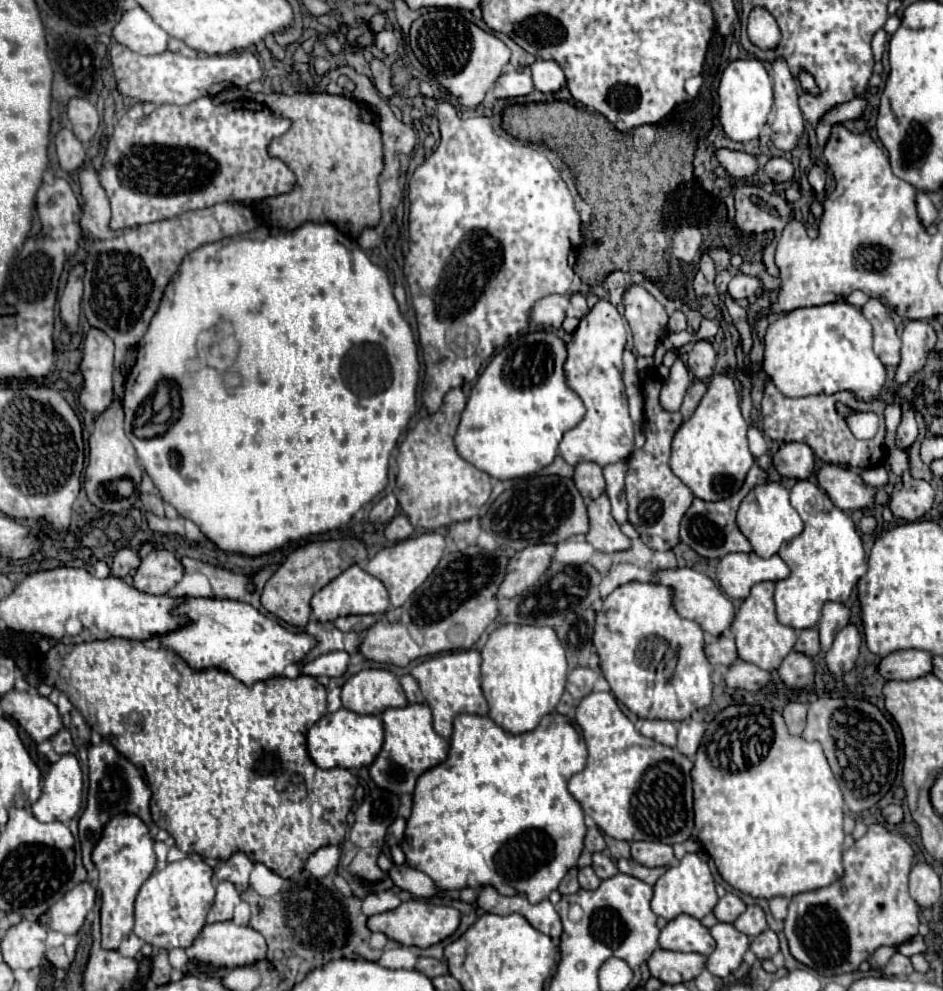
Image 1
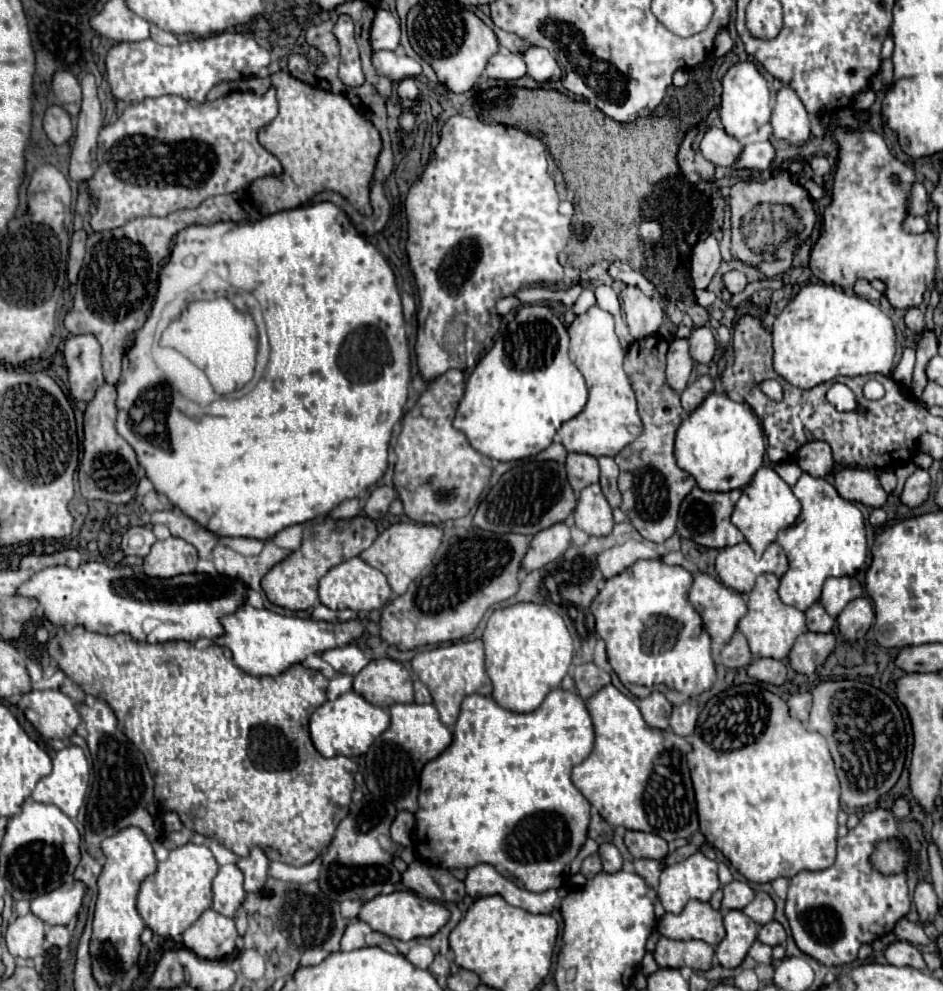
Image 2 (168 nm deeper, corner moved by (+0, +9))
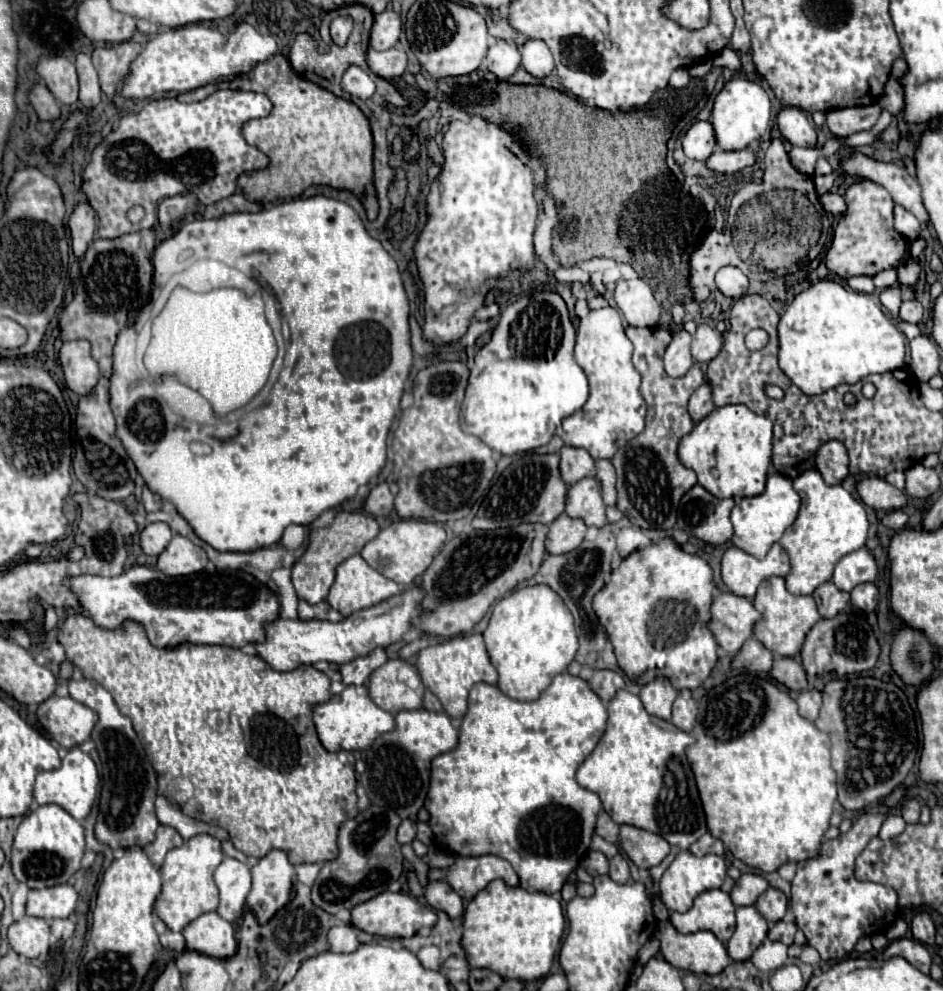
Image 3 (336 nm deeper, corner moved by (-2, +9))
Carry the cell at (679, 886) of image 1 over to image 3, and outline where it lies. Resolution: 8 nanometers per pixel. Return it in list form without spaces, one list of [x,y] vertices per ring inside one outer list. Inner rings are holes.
[[[680,851],[660,879],[660,899],[670,911],[684,913],[692,907],[696,895],[700,895],[706,889],[714,889],[714,887],[718,889],[724,883],[724,879],[726,879],[726,861],[722,857],[718,855],[696,857],[690,851]]]

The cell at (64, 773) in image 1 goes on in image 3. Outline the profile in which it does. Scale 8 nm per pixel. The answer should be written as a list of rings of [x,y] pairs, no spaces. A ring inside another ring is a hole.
[[[74,747],[68,751],[68,755],[62,759],[62,767],[54,769],[54,771],[42,771],[36,777],[36,785],[34,785],[34,799],[38,805],[60,805],[62,809],[66,809],[74,819],[82,821],[86,819],[86,815],[90,813],[96,793],[98,793],[98,769],[96,763],[92,761],[90,755],[82,753],[80,747]]]

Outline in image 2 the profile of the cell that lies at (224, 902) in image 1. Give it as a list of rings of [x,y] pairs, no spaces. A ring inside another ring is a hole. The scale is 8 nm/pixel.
[[[224,865],[218,869],[218,875],[212,883],[214,891],[214,903],[212,909],[232,917],[236,907],[244,901],[246,891],[242,889],[242,871],[236,865]]]

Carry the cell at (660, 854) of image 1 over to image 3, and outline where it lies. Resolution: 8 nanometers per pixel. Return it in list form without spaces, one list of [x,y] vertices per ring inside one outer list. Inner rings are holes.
[[[620,825],[620,845],[638,869],[650,869],[670,853],[670,845],[660,835],[632,825]]]

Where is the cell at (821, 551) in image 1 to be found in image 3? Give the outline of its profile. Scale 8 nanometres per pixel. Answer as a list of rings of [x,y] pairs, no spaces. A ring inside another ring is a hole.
[[[816,469],[796,477],[794,489],[802,497],[800,515],[780,539],[780,545],[788,551],[792,563],[792,571],[786,577],[786,587],[790,593],[810,595],[818,585],[832,577],[838,559],[864,547],[868,537],[868,519],[860,501],[856,501],[844,487],[826,485]]]

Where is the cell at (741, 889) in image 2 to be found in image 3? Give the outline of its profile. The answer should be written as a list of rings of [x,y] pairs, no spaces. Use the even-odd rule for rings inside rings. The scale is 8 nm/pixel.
[[[746,873],[746,875],[742,875],[738,881],[736,881],[736,885],[734,885],[734,889],[732,889],[732,901],[734,901],[734,905],[738,905],[738,907],[742,907],[742,905],[754,905],[756,903],[756,899],[768,889],[770,885],[768,885],[768,881],[764,879],[764,877],[760,877],[760,875],[754,875],[754,873]]]

